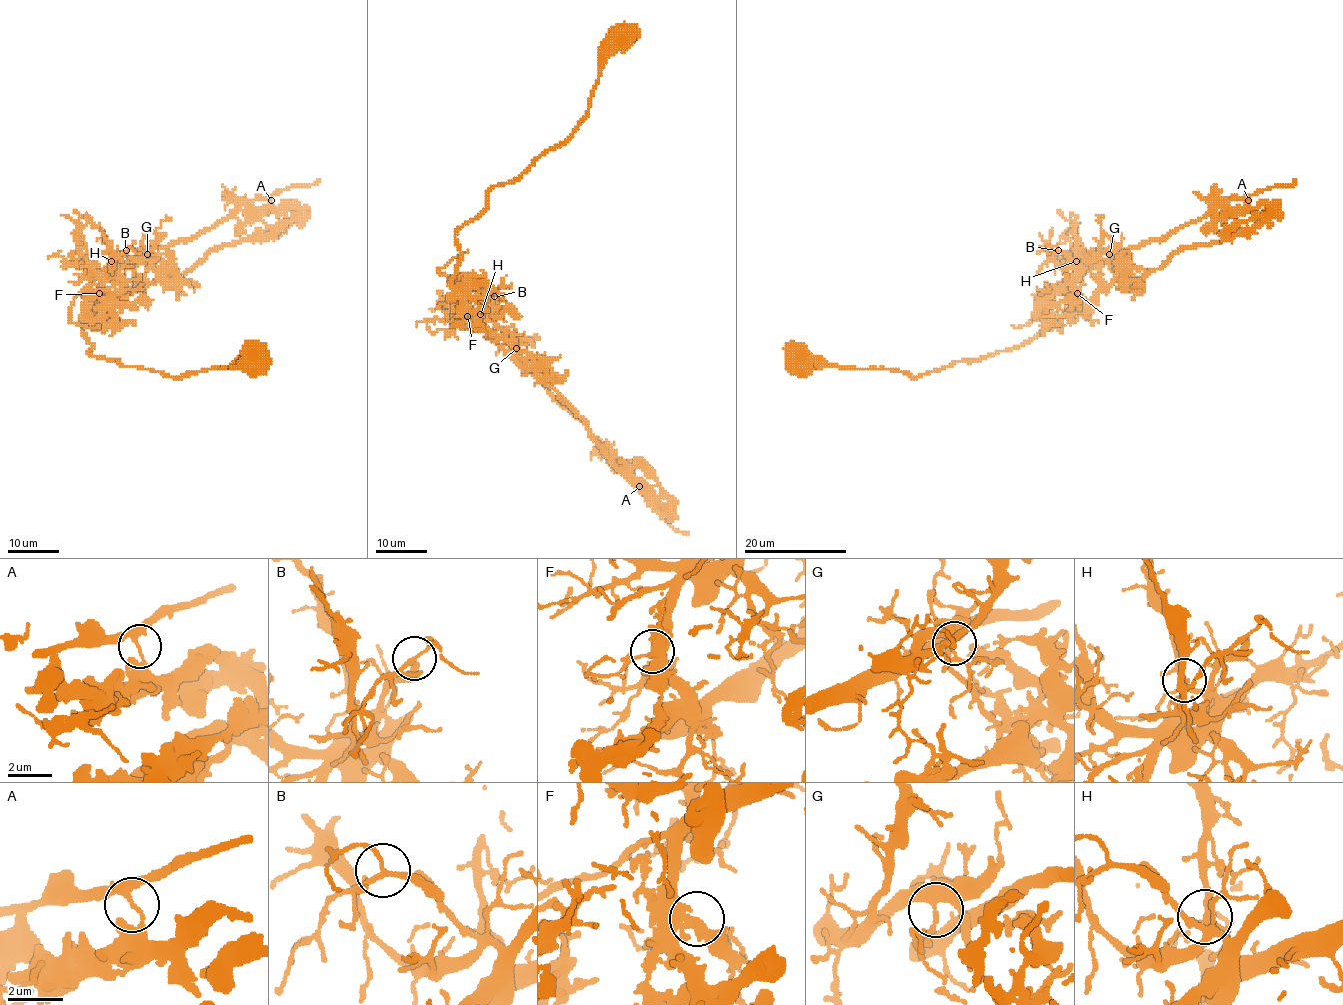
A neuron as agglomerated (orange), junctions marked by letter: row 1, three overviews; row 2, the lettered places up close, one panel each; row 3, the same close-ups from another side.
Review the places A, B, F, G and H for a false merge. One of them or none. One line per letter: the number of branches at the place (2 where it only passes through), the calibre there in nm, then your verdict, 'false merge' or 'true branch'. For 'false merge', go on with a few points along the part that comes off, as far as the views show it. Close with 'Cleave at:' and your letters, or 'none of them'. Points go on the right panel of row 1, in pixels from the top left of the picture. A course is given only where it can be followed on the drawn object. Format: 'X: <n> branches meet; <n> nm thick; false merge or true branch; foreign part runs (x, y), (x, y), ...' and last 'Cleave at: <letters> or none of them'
A: 3 branches meet; 240 nm thick; false merge; foreign part runs (1248, 200), (1219, 202), (1158, 240), (1077, 271), (1036, 296), (1028, 323), (1012, 326)
B: 3 branches meet; 160 nm thick; true branch
F: 3 branches meet; 360 nm thick; true branch
G: 6 branches meet; 360 nm thick; true branch
H: 4 branches meet; 240 nm thick; true branch
Cleave at: A

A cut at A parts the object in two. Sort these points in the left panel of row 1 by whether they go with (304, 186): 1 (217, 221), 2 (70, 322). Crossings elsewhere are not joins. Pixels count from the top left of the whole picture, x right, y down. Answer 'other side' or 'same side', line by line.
1: same side
2: same side

